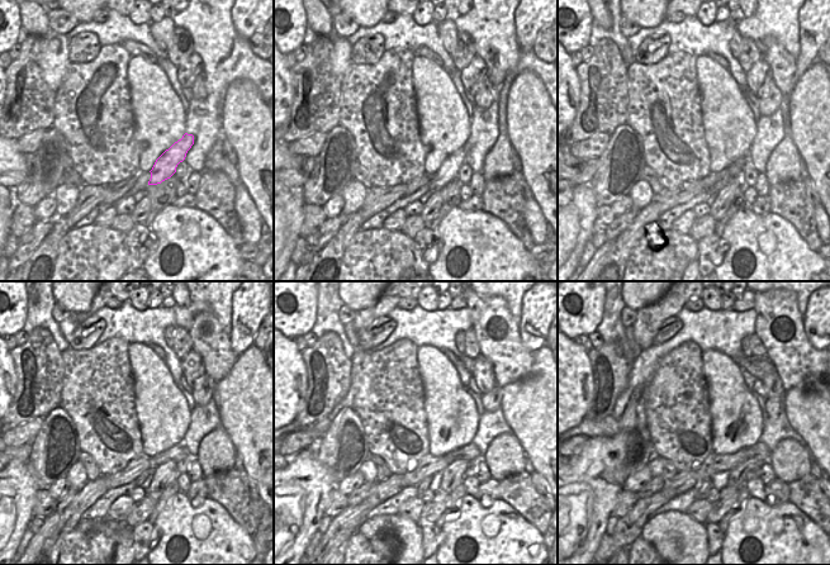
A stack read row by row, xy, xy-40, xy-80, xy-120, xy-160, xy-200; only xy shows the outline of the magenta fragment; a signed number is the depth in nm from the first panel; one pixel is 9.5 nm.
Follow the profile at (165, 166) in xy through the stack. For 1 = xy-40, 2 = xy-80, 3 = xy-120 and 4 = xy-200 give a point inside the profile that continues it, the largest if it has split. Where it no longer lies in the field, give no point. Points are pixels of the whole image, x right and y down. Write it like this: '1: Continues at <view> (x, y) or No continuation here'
1: Continues at xy-40 (447, 171)
2: Continues at xy-80 (734, 171)
3: Continues at xy-120 (146, 474)
4: Continues at xy-200 (705, 485)

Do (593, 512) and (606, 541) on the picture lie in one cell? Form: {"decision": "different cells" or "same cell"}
{"decision": "different cells"}

